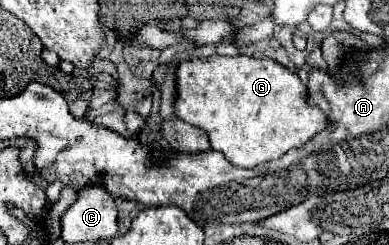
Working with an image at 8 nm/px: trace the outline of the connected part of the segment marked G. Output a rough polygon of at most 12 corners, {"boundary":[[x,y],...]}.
{"boundary":[[269,58],[179,64],[177,116],[241,168],[327,128]]}

